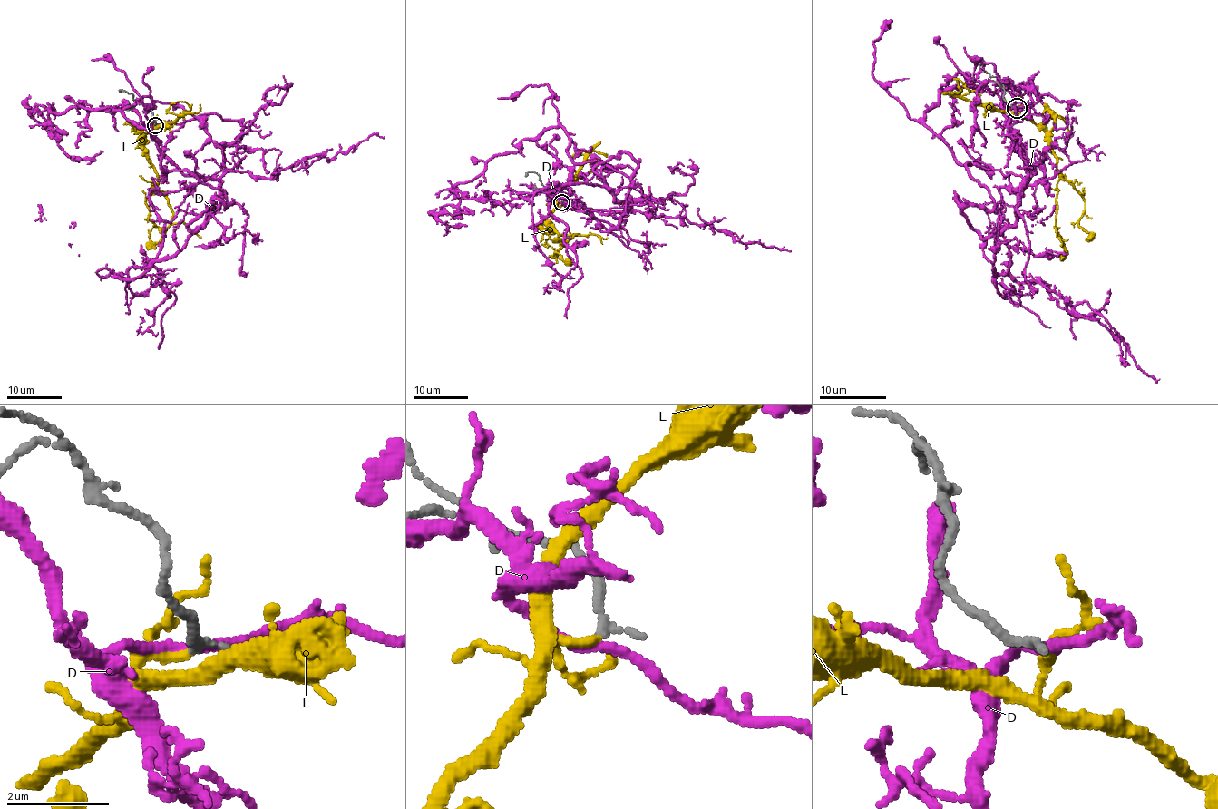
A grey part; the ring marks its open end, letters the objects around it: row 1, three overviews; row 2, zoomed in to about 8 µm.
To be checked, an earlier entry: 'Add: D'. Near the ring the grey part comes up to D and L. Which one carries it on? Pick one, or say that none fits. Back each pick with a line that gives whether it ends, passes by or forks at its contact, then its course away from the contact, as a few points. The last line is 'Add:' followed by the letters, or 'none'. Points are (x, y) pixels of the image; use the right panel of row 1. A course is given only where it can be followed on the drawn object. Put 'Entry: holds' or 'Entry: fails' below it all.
L: it passes by | via (1017, 108), (1016, 113), (1027, 116), (1046, 133), (1046, 141), (1057, 160), (1056, 230), (1066, 251), (1057, 232)
Add: L
Entry: fails

